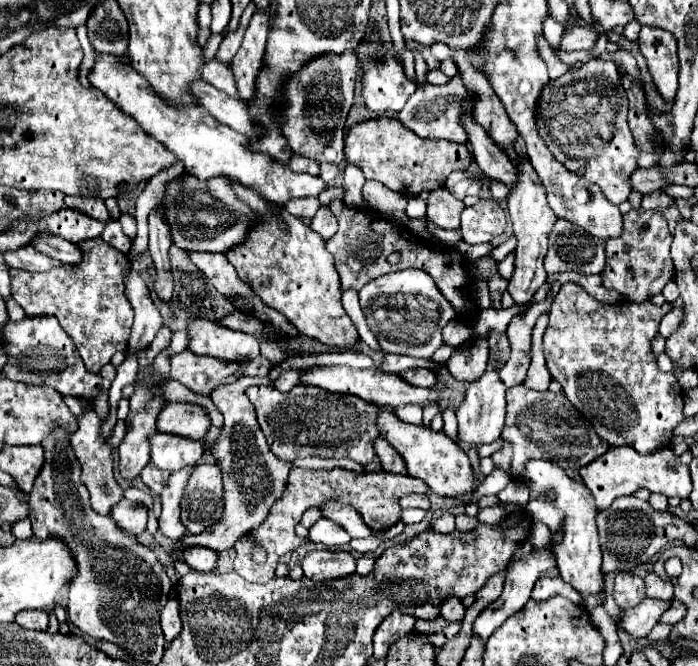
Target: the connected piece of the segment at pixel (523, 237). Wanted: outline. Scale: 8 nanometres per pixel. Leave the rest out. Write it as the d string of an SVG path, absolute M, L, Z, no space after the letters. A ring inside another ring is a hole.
M529 162L519 164L519 180L515 190L507 198L509 208L509 220L513 224L513 234L517 238L515 248L515 272L509 280L509 294L515 302L525 304L533 298L533 294L541 288L547 274L543 270L543 258L547 254L547 236L551 234L551 228L555 226L555 212L551 212L551 206L547 204L547 194L543 192L543 184L539 184L539 176L535 176L535 170Z

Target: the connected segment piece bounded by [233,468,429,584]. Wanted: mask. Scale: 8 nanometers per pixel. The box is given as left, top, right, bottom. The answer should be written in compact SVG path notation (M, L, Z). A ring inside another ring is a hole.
M293 468L287 480L287 488L283 492L283 496L271 506L271 512L267 516L267 520L255 528L255 532L251 532L251 536L243 536L237 544L235 544L235 572L245 578L247 582L255 582L255 584L265 584L273 578L275 566L279 562L279 558L283 554L294 552L296 548L306 542L307 538L297 537L293 533L293 528L299 524L303 512L311 506L321 506L327 500L339 500L343 504L353 504L359 514L363 516L365 524L371 530L387 530L391 526L395 526L401 520L401 506L399 506L399 498L403 494L409 492L427 492L427 484L423 484L421 480L415 480L411 476L399 476L399 474L391 474L391 472L379 472L379 474L365 474L365 476L355 476L349 470L343 468L333 468L333 470L303 470L303 468ZM255 544L259 544L261 548L267 550L267 560L265 564L255 564L255 560L251 560L251 552L255 548Z

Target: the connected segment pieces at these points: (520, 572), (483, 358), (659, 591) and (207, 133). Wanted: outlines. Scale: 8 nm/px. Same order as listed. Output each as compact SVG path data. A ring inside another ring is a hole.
M547 544L543 550L531 552L527 558L521 558L521 560L509 564L507 580L505 580L505 586L503 586L503 594L501 594L495 602L491 602L491 604L479 614L479 618L473 622L473 632L475 632L477 636L481 636L483 640L487 640L487 638L493 634L495 628L499 628L511 614L519 612L519 610L527 604L527 600L531 598L529 594L531 594L533 584L537 582L539 574L543 574L543 572L549 570L549 568L555 568L555 558L549 554L549 544Z
M475 336L469 340L467 348L455 350L445 364L453 378L473 382L485 372L487 360L489 360L489 336Z
M651 572L645 576L645 584L647 584L647 596L649 598L659 598L659 600L671 600L673 598L673 584L669 580L663 580Z
M95 52L95 60L87 78L93 88L99 88L119 110L129 114L149 136L153 136L169 152L173 152L177 160L185 164L185 172L197 176L199 180L209 180L213 176L231 176L279 206L285 206L291 198L319 196L323 190L327 190L327 184L319 176L291 172L287 164L279 164L277 160L271 160L267 154L255 152L251 148L251 142L243 134L217 122L205 108L169 106L147 84L147 80L139 76L139 72L135 72L129 64L123 64L121 56L107 56Z

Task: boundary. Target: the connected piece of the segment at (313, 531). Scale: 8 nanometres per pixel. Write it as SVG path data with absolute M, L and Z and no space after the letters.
M321 518L309 528L309 540L317 544L321 542L325 546L343 546L349 544L349 534L343 528L339 528L339 524L335 524L333 520Z

